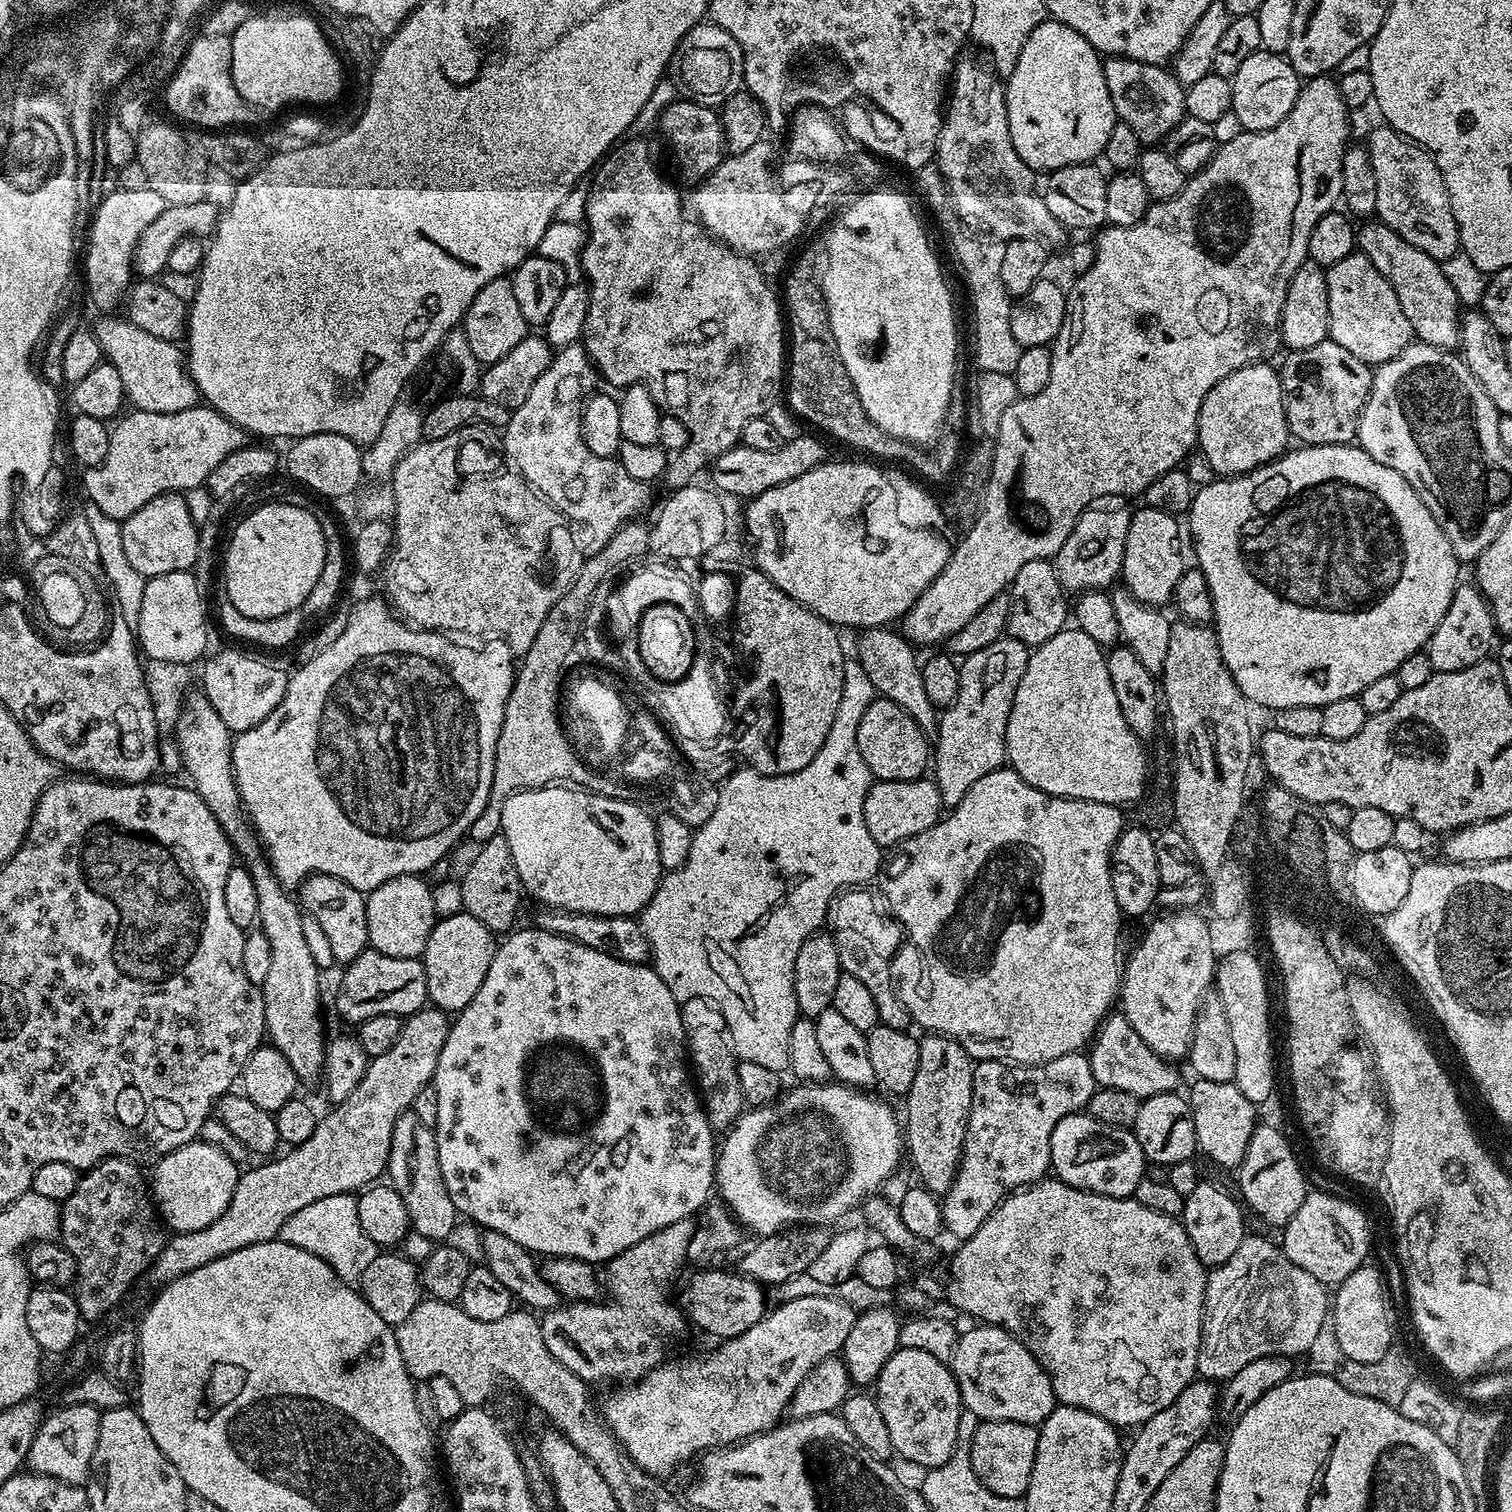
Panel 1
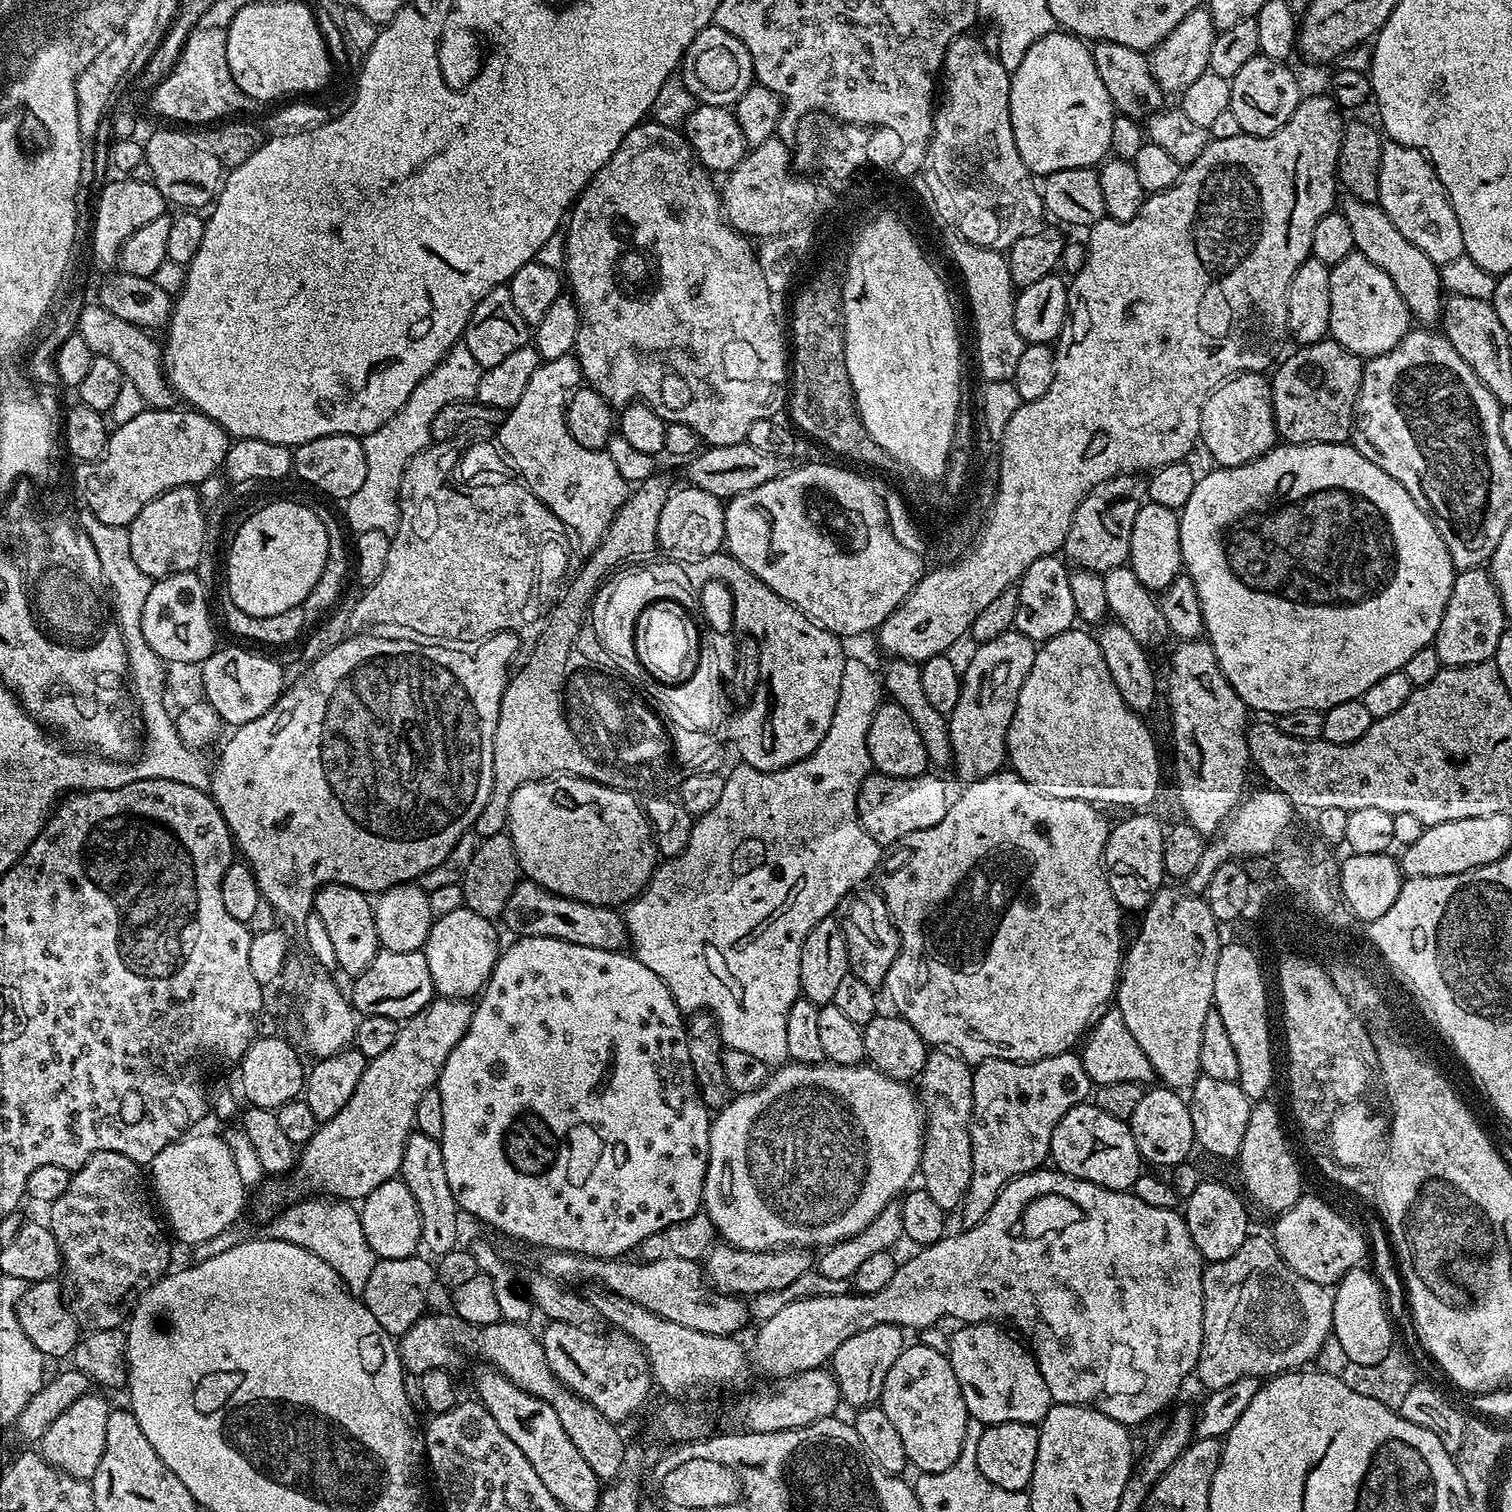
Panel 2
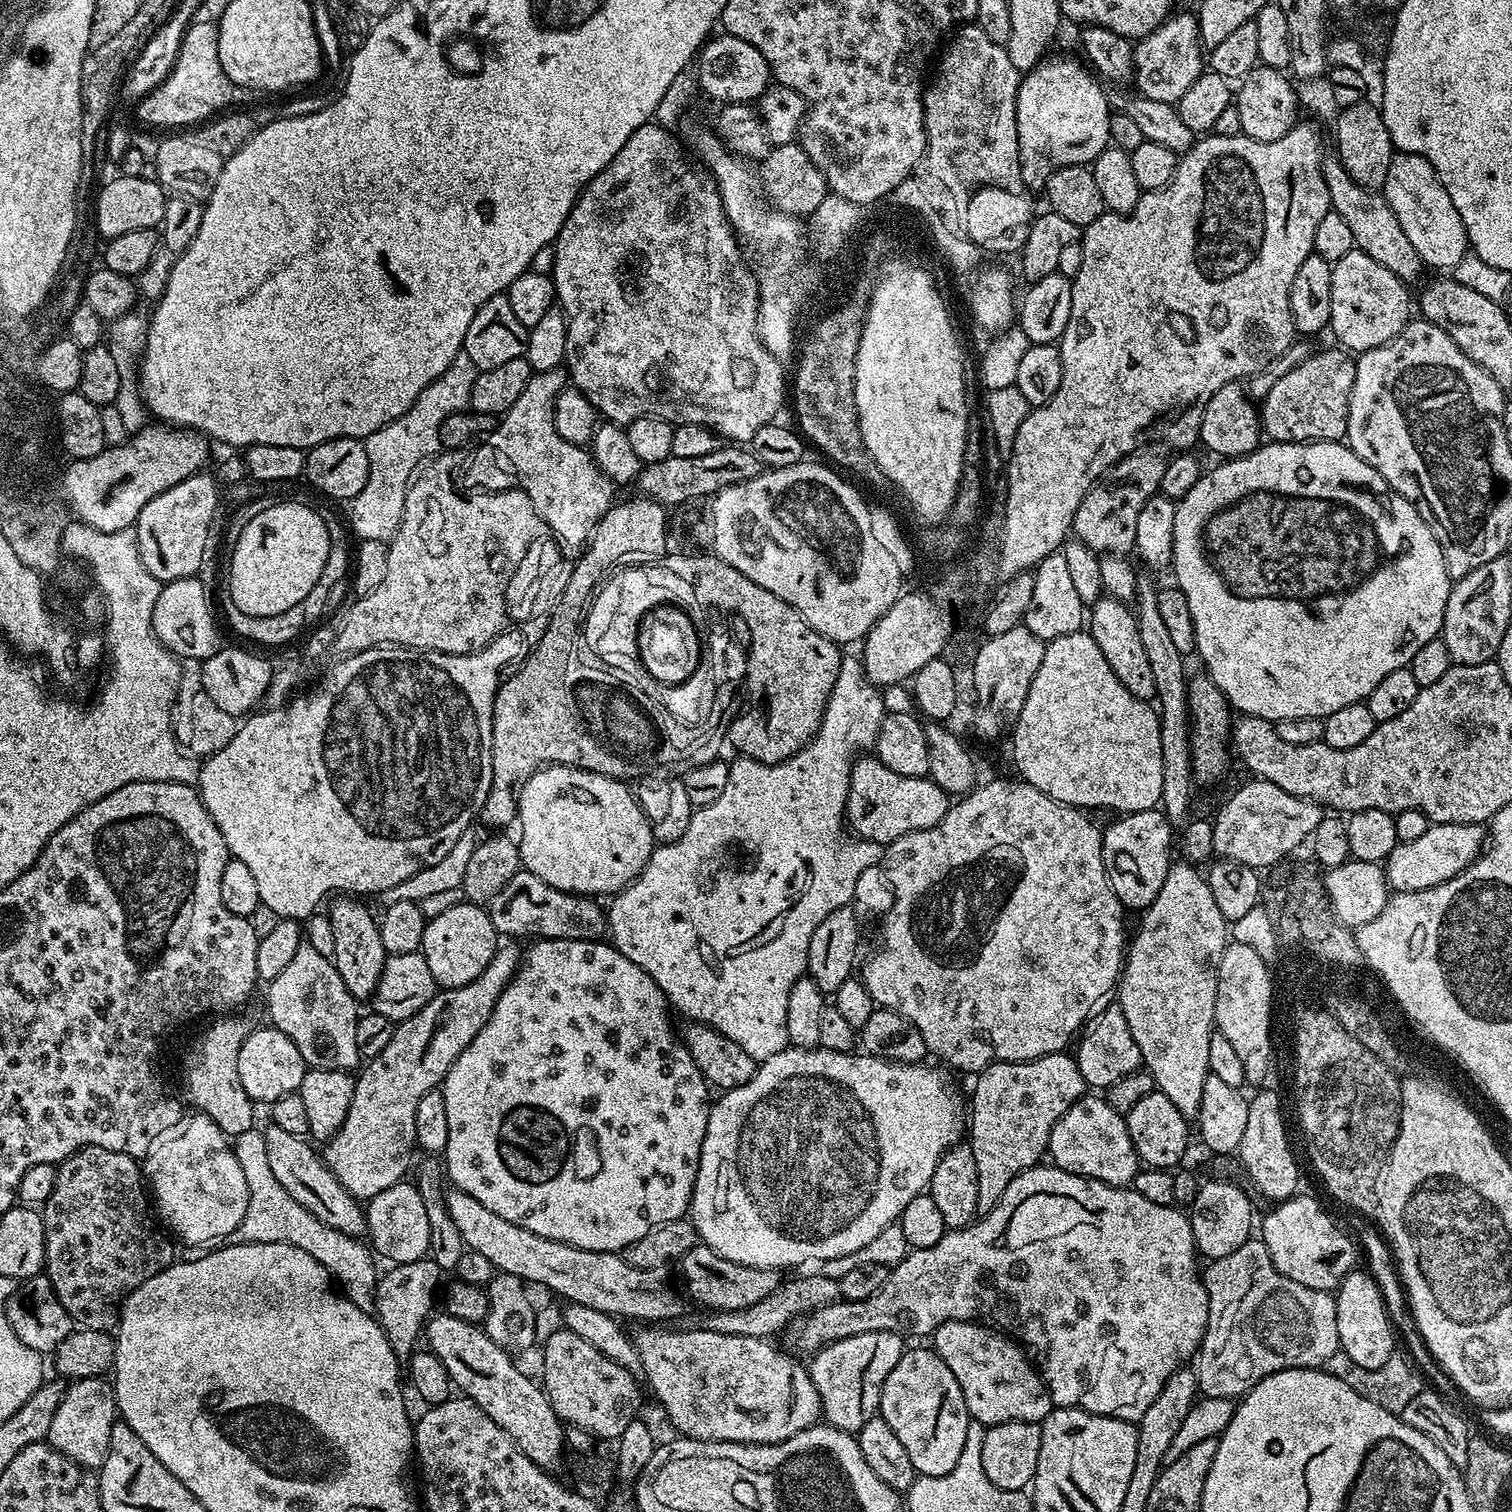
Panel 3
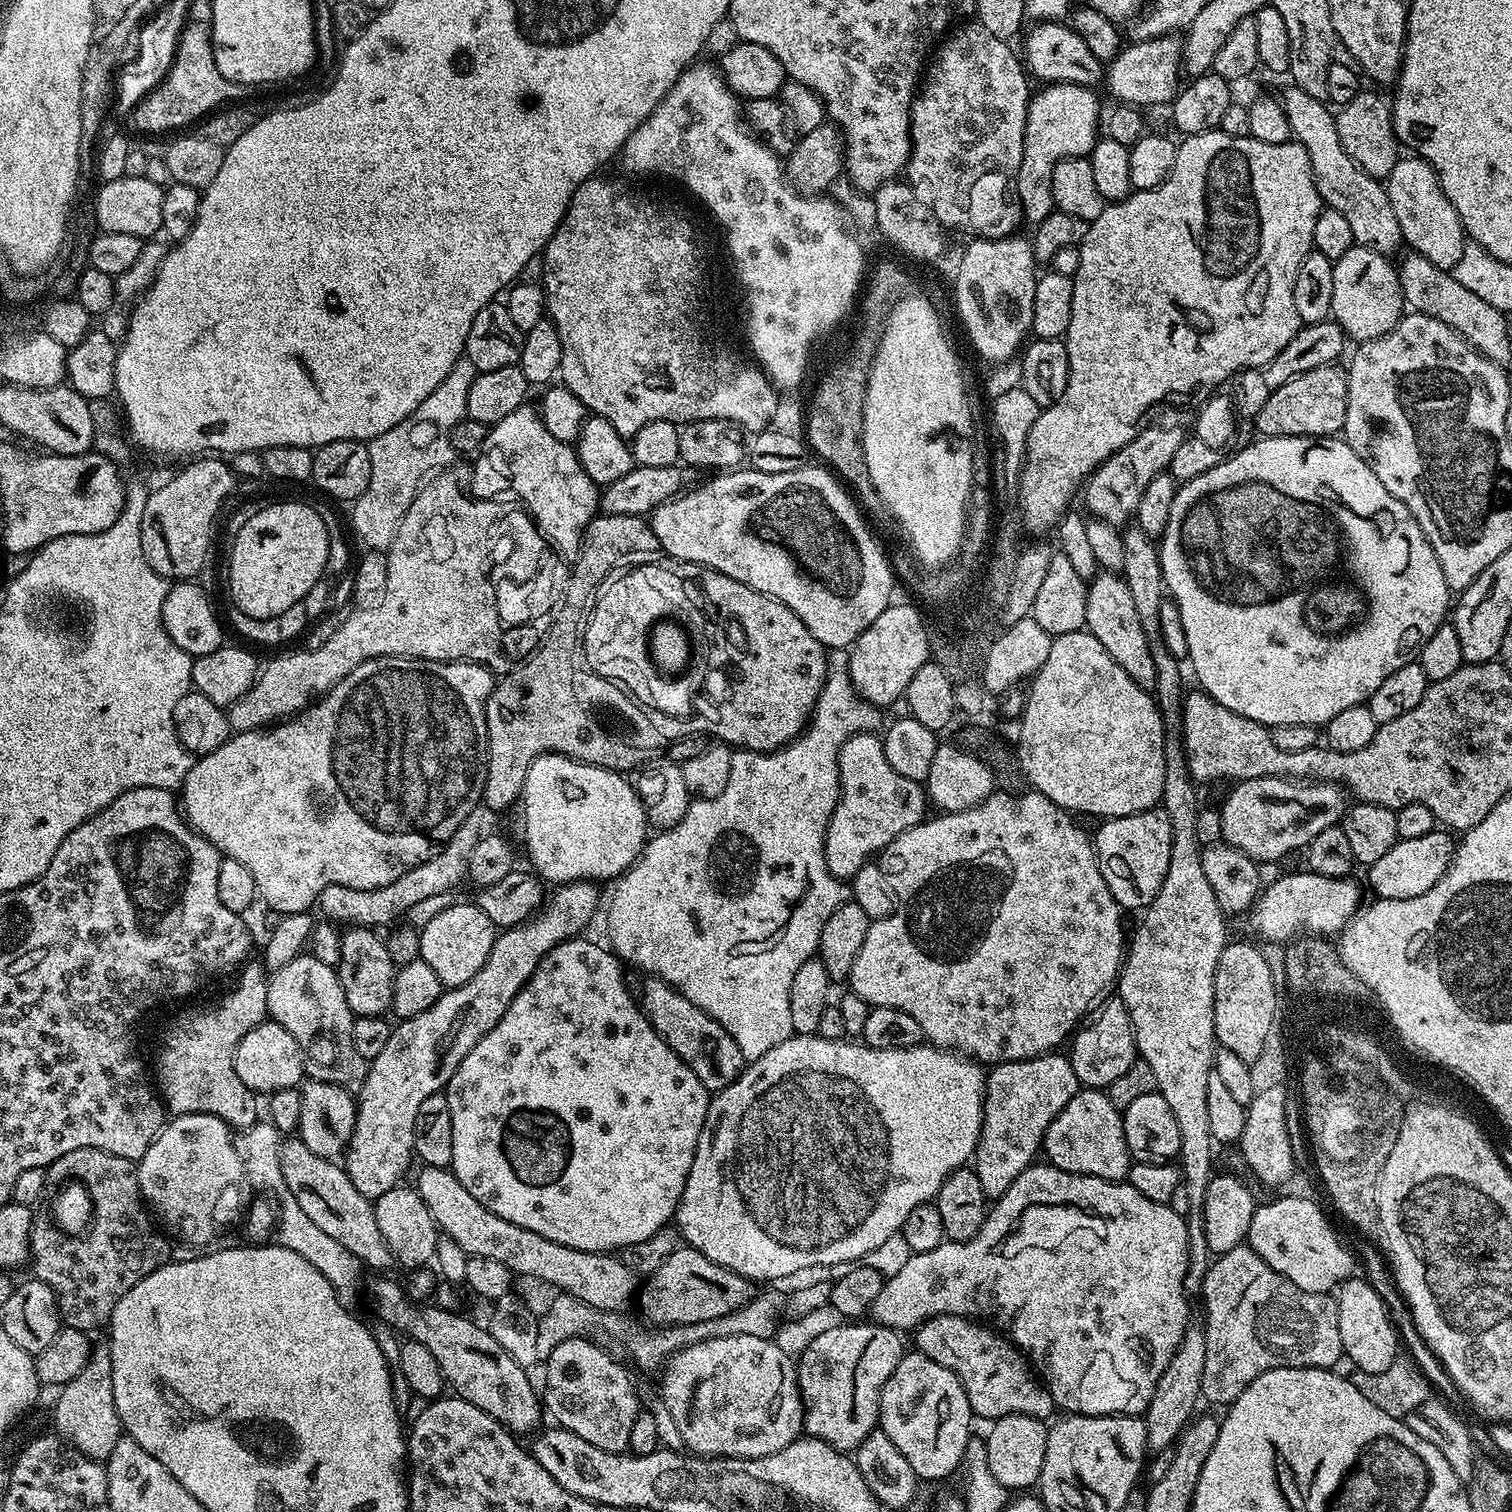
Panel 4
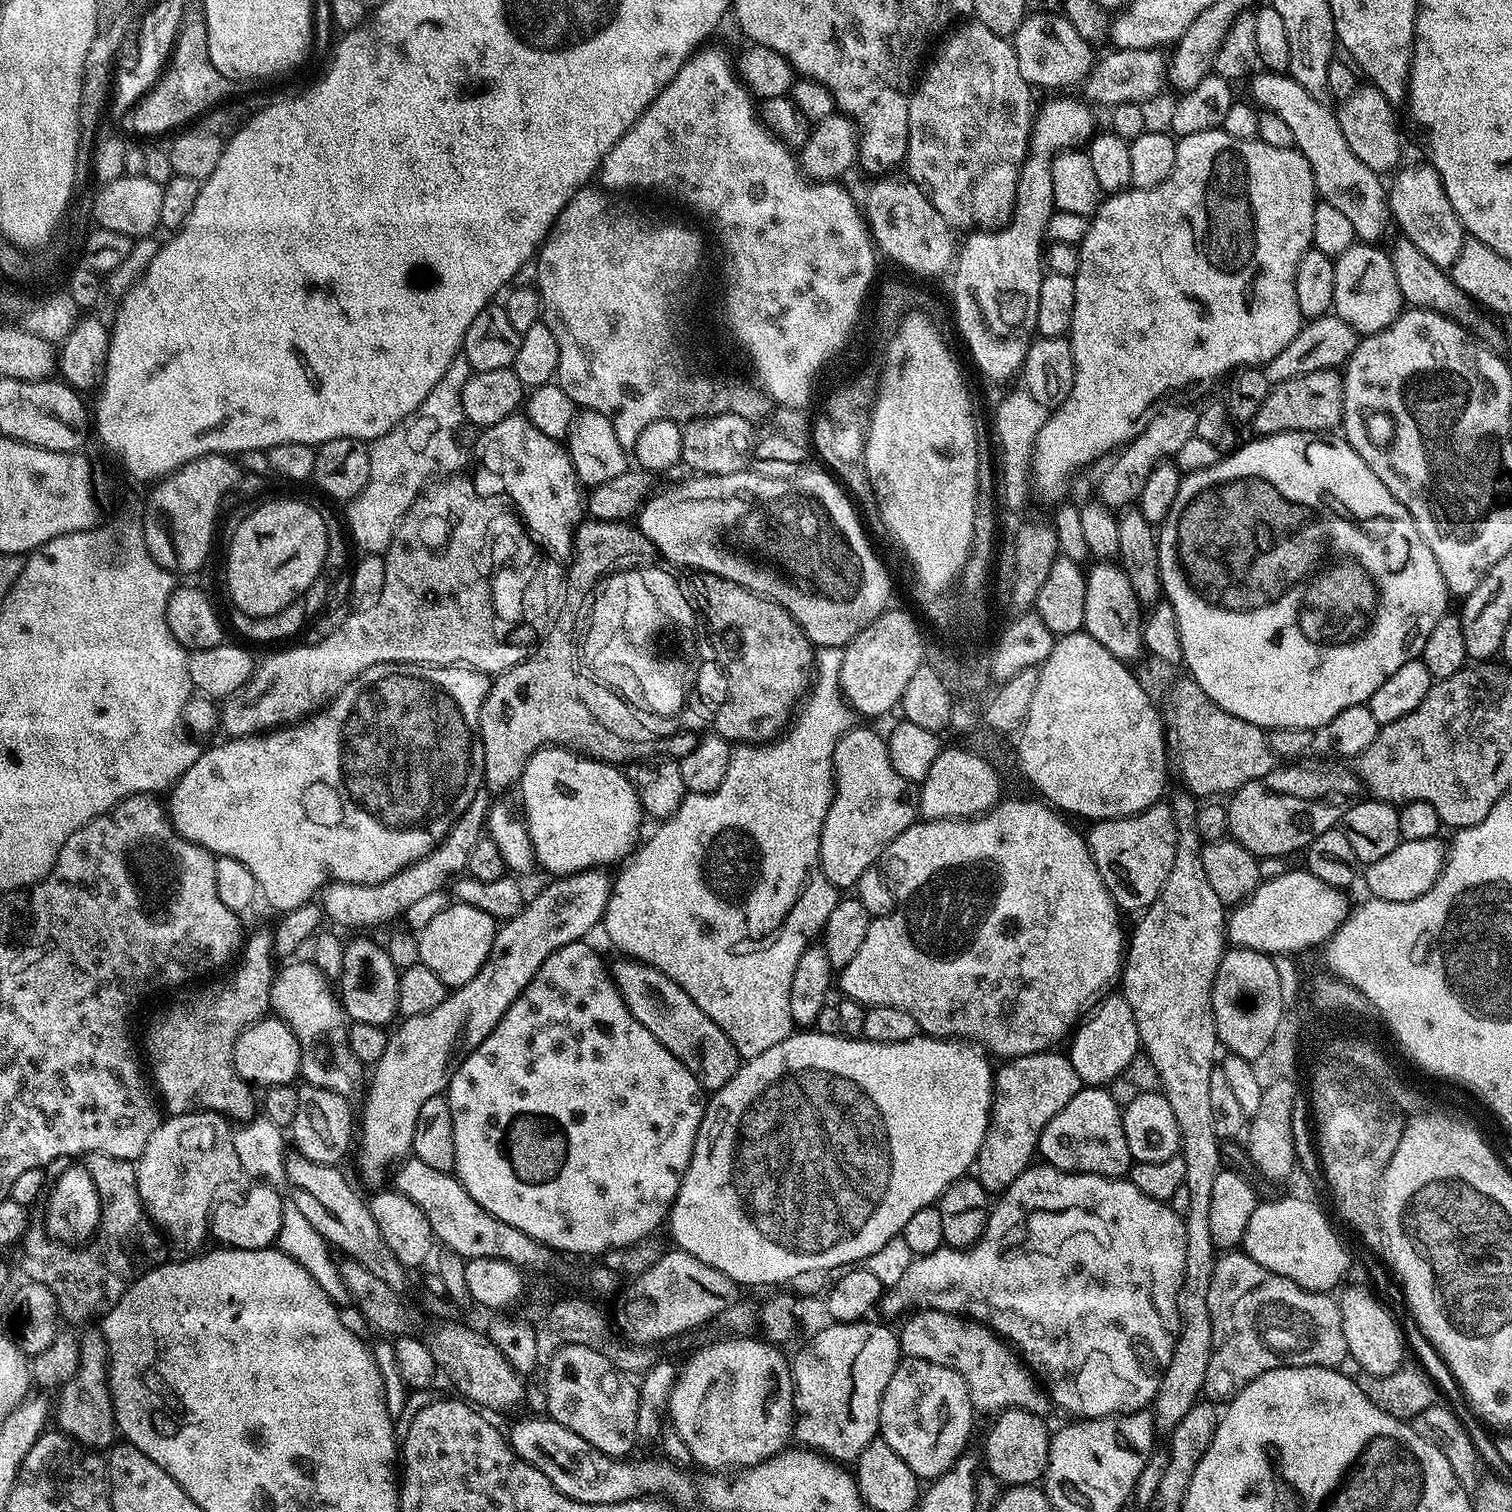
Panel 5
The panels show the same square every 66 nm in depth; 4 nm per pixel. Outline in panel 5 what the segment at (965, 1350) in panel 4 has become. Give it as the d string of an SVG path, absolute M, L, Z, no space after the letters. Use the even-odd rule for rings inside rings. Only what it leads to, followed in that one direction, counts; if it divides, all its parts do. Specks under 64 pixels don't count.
M920 1308L913 1312L916 1313L898 1328L901 1353L957 1372L966 1382L973 1409L996 1414L1005 1408L1025 1408L1038 1416L1049 1415L1050 1400L1045 1389L1034 1379L1023 1359L988 1325L937 1308Z

